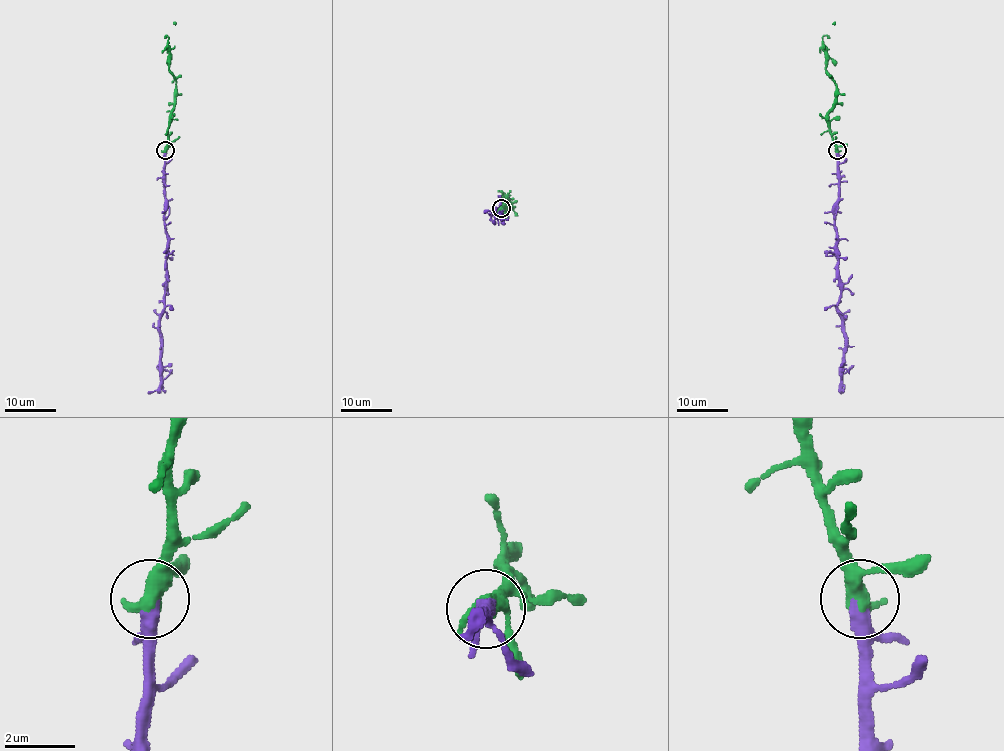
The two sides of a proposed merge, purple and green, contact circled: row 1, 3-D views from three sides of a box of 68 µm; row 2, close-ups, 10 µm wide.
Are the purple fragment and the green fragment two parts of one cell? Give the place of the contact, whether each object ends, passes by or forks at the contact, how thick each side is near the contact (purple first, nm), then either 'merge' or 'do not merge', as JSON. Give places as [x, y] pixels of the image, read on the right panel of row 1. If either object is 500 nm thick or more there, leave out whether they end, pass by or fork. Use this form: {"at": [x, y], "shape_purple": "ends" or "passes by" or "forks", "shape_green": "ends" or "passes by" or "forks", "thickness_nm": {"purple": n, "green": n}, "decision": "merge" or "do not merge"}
{"at": [837, 150], "shape_purple": "ends", "shape_green": "passes by", "thickness_nm": {"purple": 460, "green": 440}, "decision": "merge"}

